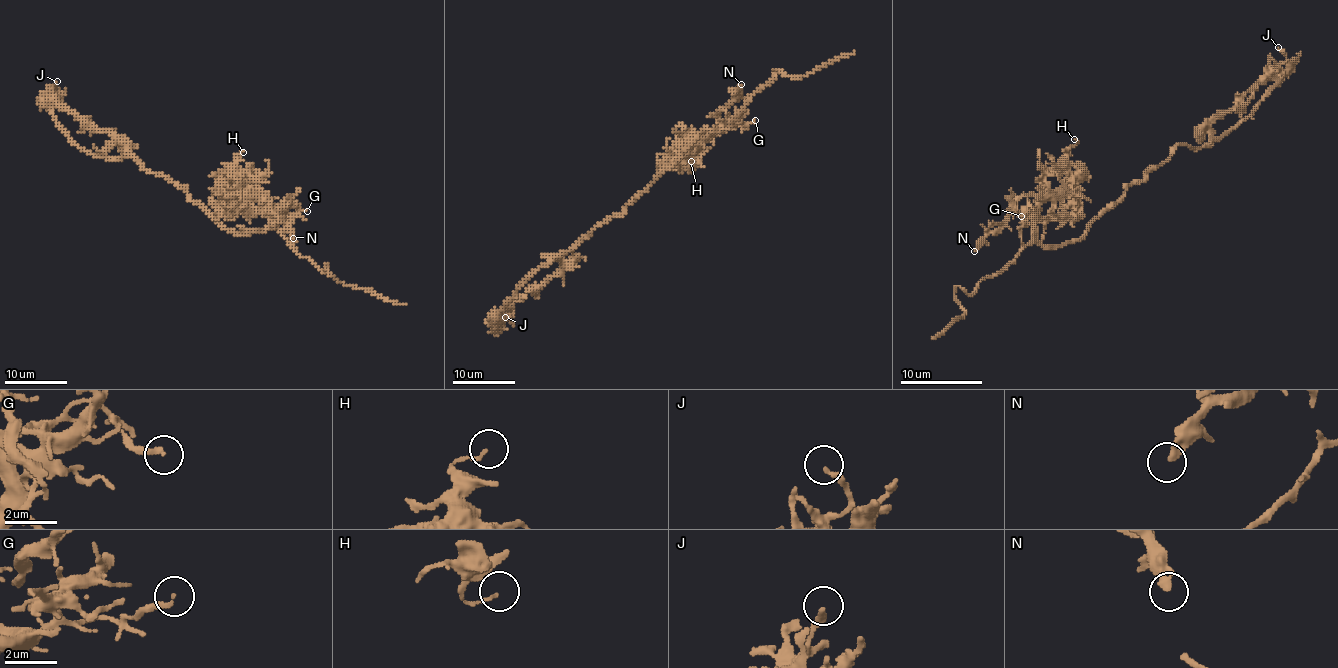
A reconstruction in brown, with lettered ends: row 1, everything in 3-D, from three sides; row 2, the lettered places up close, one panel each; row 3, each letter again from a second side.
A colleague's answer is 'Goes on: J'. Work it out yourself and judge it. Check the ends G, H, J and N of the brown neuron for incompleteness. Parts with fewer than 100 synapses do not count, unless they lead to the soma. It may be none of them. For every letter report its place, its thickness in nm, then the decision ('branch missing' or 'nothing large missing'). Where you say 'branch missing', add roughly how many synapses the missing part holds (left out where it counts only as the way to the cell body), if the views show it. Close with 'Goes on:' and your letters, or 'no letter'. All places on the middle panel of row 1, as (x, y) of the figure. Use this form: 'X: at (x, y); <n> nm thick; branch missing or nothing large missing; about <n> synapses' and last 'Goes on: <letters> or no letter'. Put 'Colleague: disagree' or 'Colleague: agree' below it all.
G: at (755, 120); 240 nm thick; nothing large missing
H: at (691, 161); 110 nm thick; nothing large missing
J: at (505, 317); 240 nm thick; nothing large missing
N: at (741, 84); 320 nm thick; nothing large missing
Goes on: no letter
Colleague: disagree

